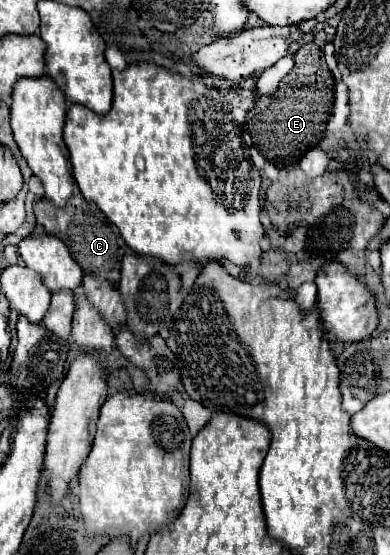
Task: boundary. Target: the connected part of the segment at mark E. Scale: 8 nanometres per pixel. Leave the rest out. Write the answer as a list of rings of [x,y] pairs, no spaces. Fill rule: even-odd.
[[[316,32],[314,40],[300,48],[294,56],[294,70],[280,82],[278,90],[270,96],[254,96],[252,112],[246,116],[248,132],[260,154],[274,166],[284,168],[298,164],[300,158],[314,146],[326,132],[330,110],[334,104],[334,78],[324,60],[326,34]]]

